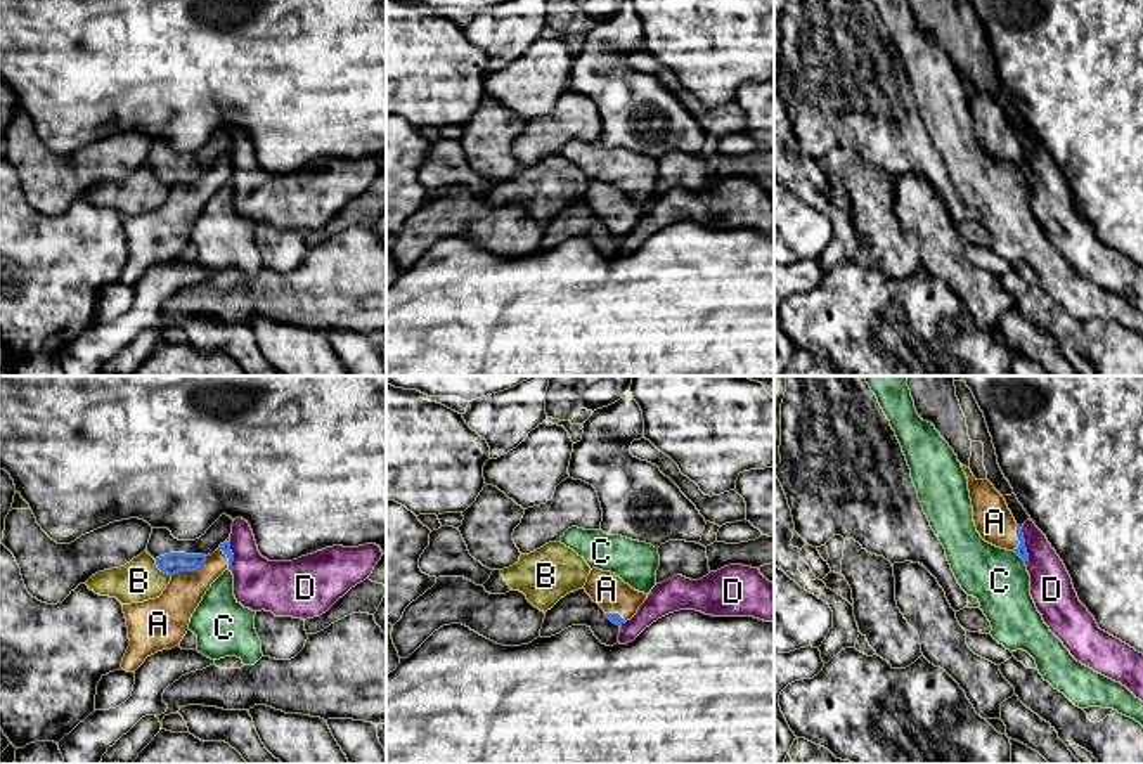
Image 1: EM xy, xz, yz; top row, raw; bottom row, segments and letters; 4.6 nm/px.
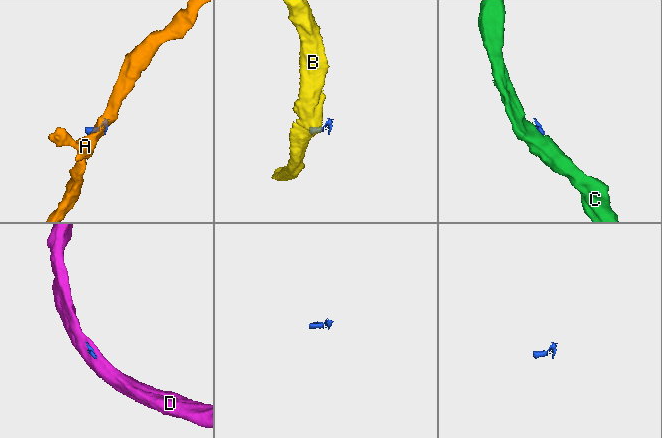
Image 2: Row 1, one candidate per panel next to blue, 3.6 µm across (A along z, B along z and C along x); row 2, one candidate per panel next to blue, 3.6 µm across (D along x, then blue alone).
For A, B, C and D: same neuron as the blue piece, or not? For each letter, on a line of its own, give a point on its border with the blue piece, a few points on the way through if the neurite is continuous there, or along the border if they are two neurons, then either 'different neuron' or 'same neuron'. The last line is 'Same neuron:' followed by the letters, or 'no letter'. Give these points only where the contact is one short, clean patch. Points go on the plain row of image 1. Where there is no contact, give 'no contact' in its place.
A: meets blue in xy at (191, 182); border along xy (206, 168), (198, 181), (179, 182), (172, 187); different neuron
B: meets blue in xy at (161, 182); border along xy (154, 172), (170, 187); different neuron
C: meets blue in yz at (1019, 167); border along yz (1013, 161), (1024, 174); different neuron
D: meets blue in yz at (1024, 158); border along yz (1020, 142), (1026, 153), (1027, 174); different neuron
Same neuron: no letter

